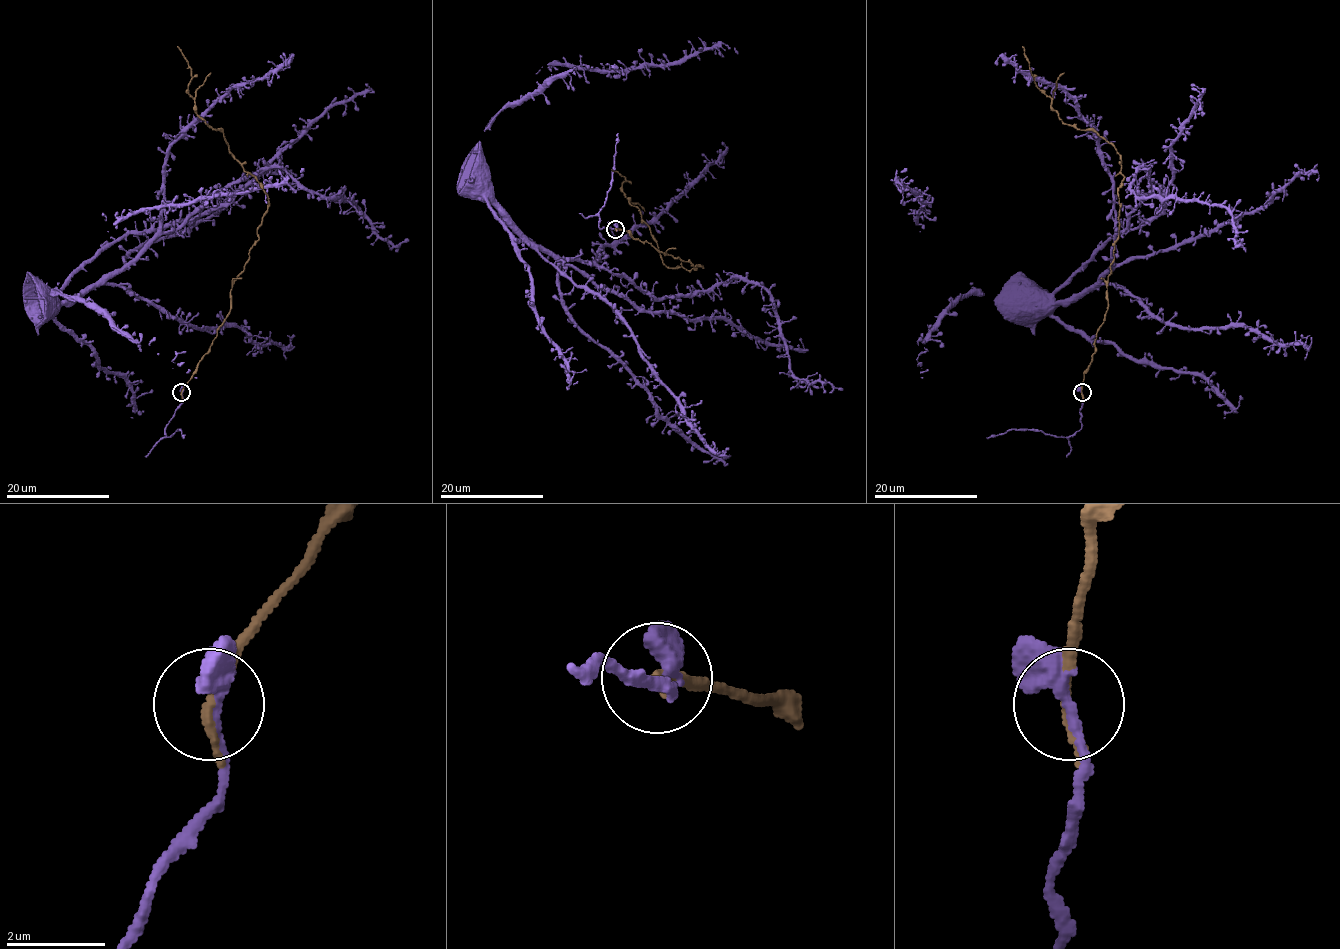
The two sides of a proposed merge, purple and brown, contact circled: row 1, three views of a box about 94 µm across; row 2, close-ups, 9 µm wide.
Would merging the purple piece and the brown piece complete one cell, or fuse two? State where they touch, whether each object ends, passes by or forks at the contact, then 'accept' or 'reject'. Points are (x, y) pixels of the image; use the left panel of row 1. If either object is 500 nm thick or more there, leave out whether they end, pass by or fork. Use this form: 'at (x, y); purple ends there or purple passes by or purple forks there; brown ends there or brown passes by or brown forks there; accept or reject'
at (181, 392); purple passes by; brown passes by; accept

